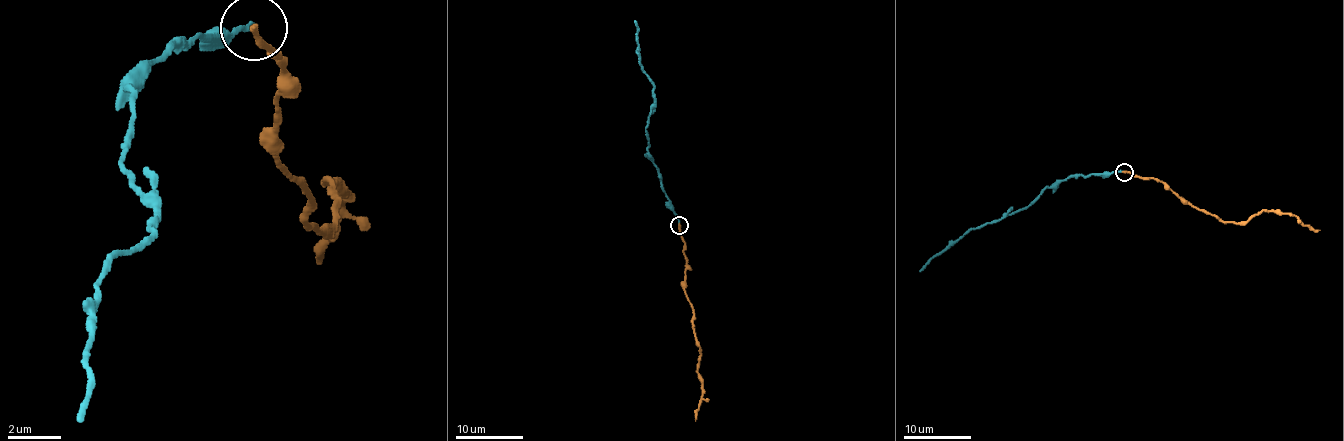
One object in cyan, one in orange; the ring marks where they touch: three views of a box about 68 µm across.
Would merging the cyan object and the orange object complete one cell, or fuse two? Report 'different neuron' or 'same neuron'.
different neuron

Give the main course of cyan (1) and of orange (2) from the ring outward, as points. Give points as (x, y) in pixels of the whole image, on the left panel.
1: (255, 26), (182, 39), (129, 92), (122, 166), (155, 206), (155, 232), (95, 286), (89, 406), (75, 419)
2: (255, 26), (282, 59), (275, 159), (309, 192), (309, 226), (335, 219), (329, 186), (342, 199), (315, 259)

